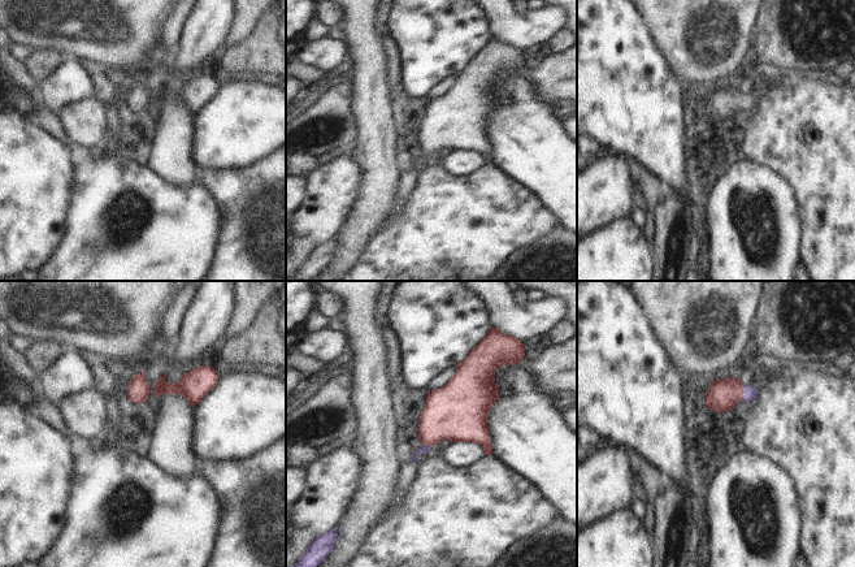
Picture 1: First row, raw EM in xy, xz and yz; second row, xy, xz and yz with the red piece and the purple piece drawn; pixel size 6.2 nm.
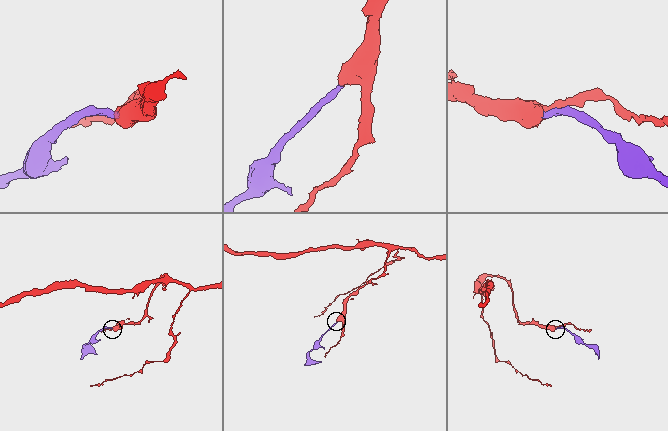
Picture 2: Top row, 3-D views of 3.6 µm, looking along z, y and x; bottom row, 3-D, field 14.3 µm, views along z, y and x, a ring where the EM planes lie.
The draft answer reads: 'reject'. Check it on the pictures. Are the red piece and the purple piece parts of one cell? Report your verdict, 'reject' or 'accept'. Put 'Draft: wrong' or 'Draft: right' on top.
Draft: wrong
accept

